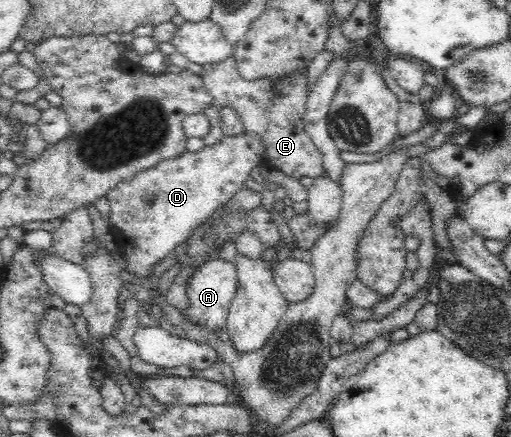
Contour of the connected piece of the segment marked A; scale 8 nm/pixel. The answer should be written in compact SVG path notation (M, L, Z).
M211 256L203 264L199 264L195 271L192 272L186 284L186 296L188 304L186 308L179 309L185 323L193 323L203 327L209 333L219 332L226 328L226 320L230 309L231 300L237 288L237 273L235 266L229 261Z

